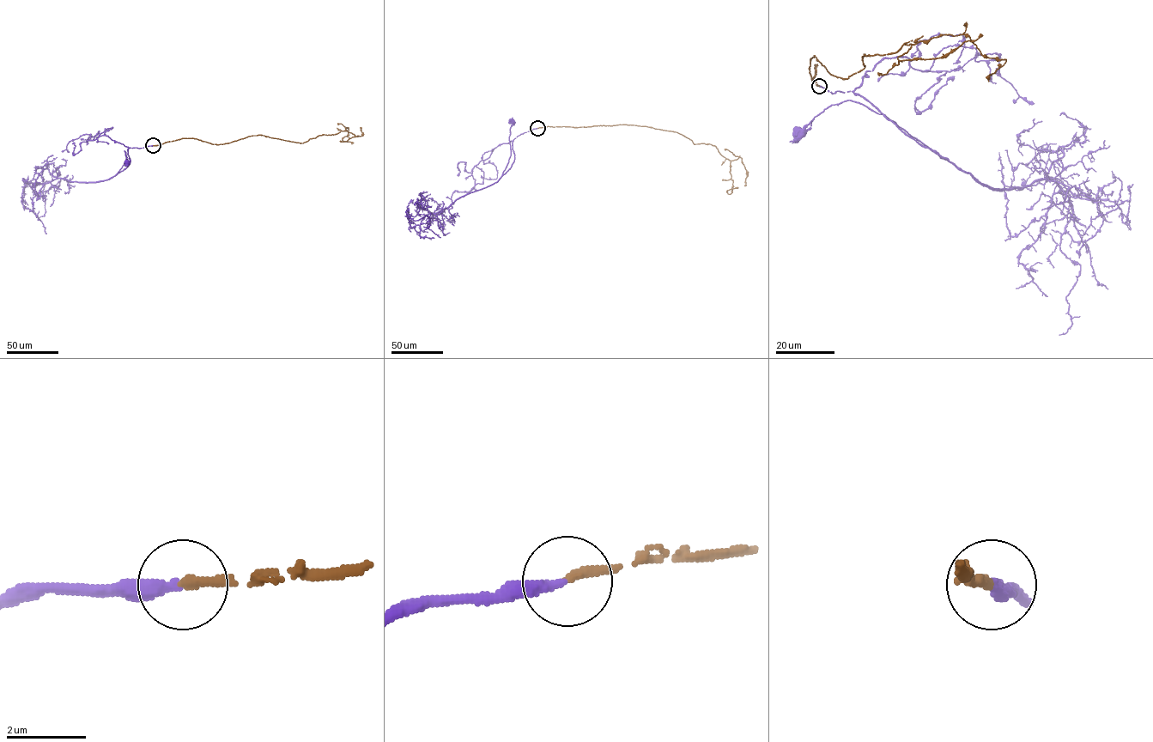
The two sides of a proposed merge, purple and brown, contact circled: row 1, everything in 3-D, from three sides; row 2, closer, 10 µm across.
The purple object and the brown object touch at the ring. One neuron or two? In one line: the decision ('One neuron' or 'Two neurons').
One neuron

